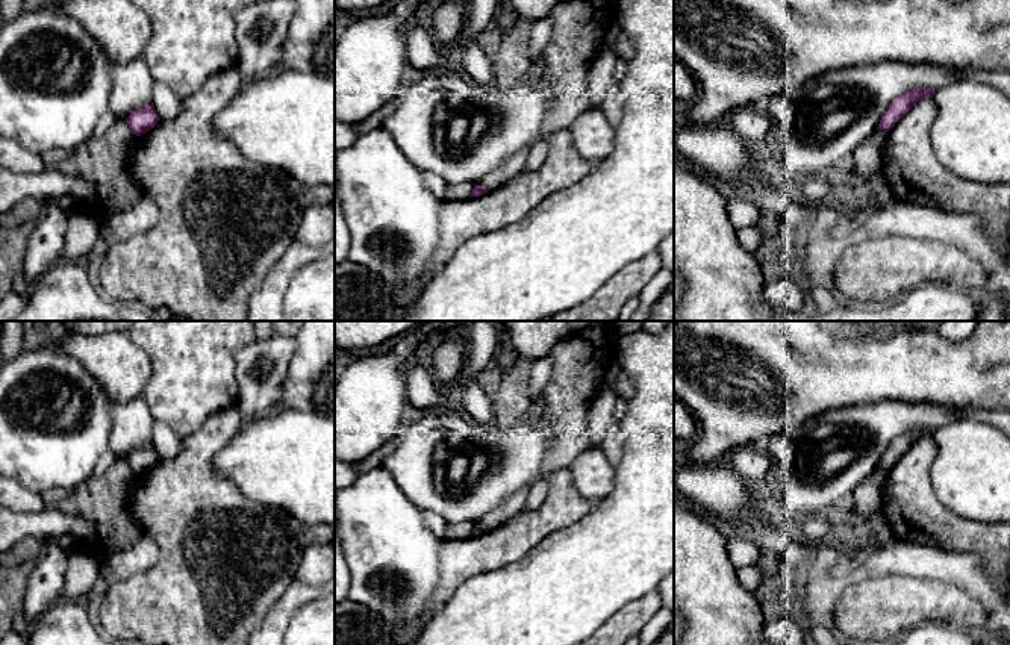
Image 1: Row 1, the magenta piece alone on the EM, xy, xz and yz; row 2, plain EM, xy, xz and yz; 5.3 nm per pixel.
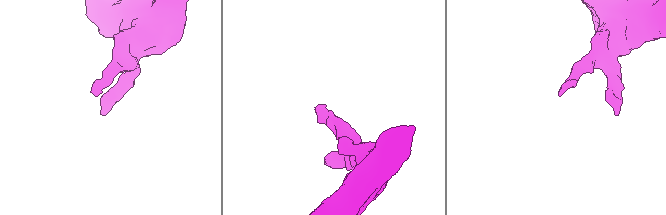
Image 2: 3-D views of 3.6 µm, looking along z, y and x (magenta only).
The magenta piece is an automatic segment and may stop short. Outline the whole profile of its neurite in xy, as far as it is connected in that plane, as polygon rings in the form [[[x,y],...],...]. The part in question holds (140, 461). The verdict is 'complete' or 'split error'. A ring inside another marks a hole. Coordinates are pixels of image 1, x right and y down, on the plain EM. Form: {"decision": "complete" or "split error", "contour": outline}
{"decision": "complete", "contour": [[[153,442],[144,448],[138,448],[135,451],[132,451],[127,457],[126,462],[129,465],[129,468],[136,474],[141,475],[142,472],[145,472],[147,469],[150,469],[151,466],[154,466],[159,460],[159,456],[154,450]]]}

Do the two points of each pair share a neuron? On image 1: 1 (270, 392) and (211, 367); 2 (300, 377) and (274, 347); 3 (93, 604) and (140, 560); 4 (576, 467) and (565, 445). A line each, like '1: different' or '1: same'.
1: different
2: different
3: same
4: different

